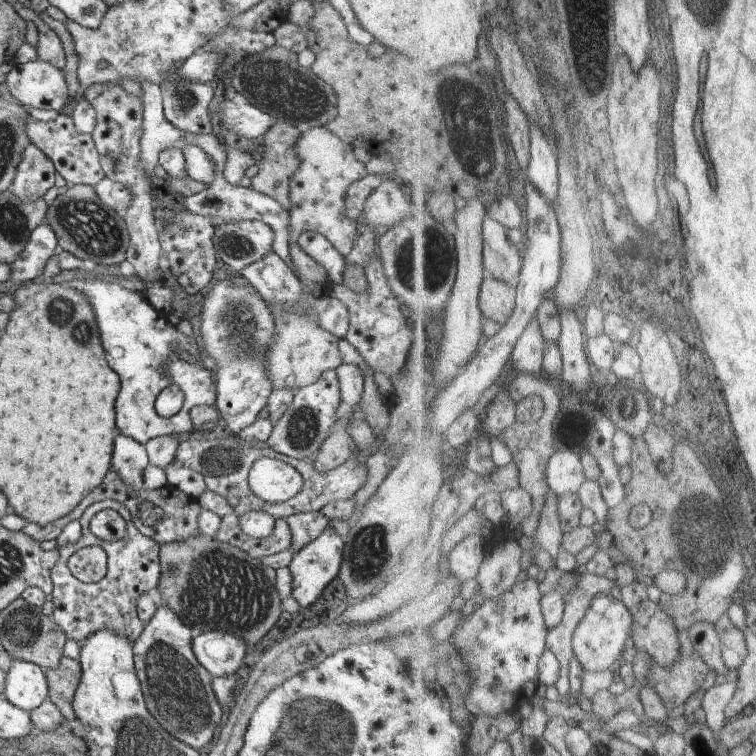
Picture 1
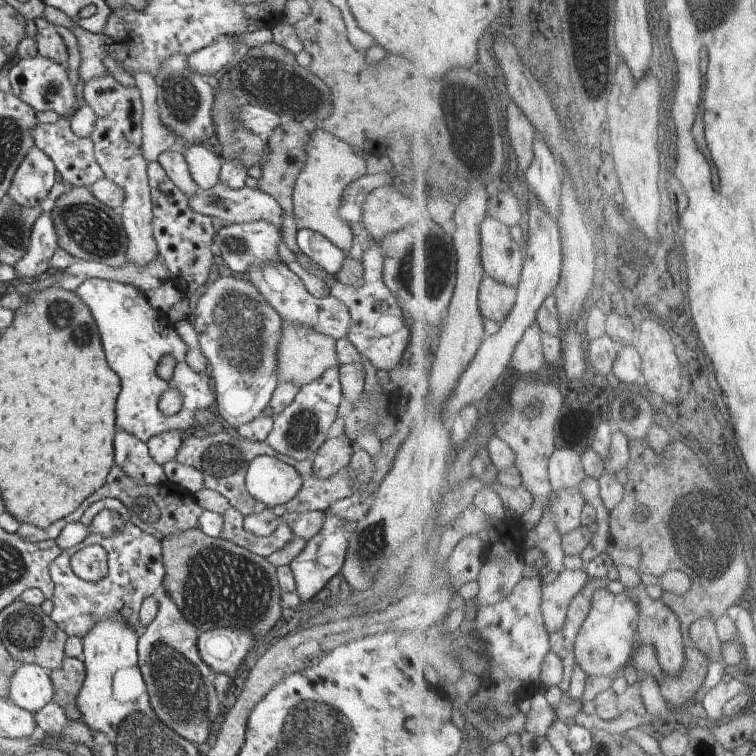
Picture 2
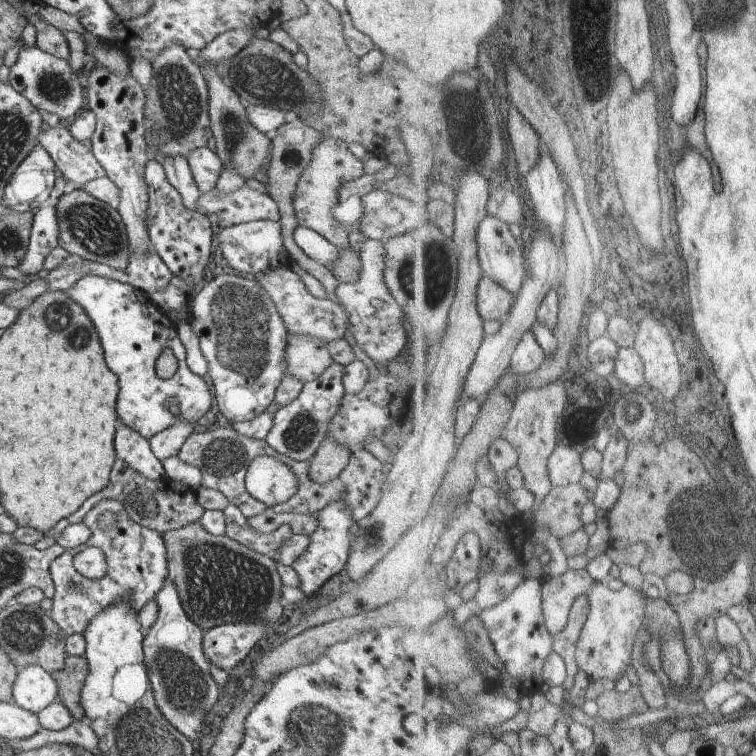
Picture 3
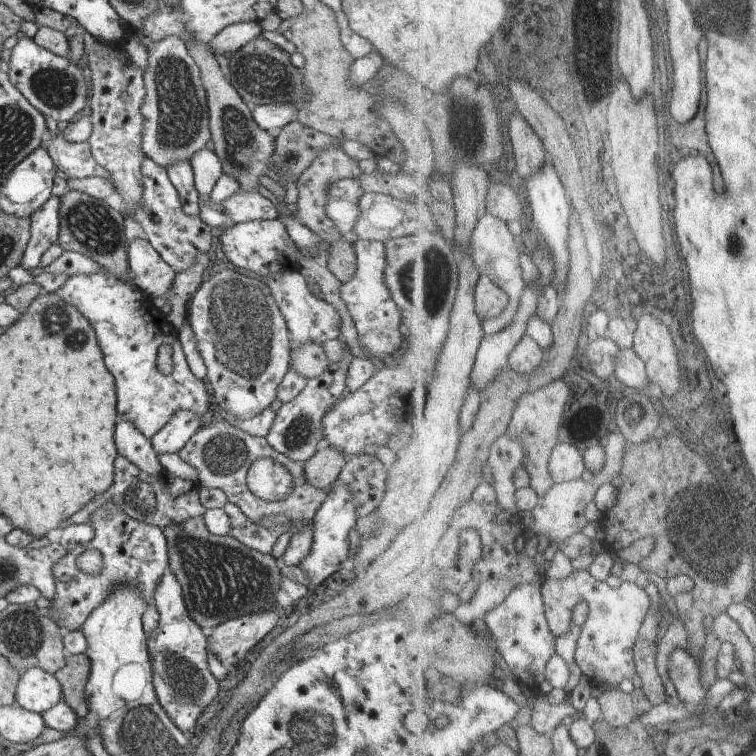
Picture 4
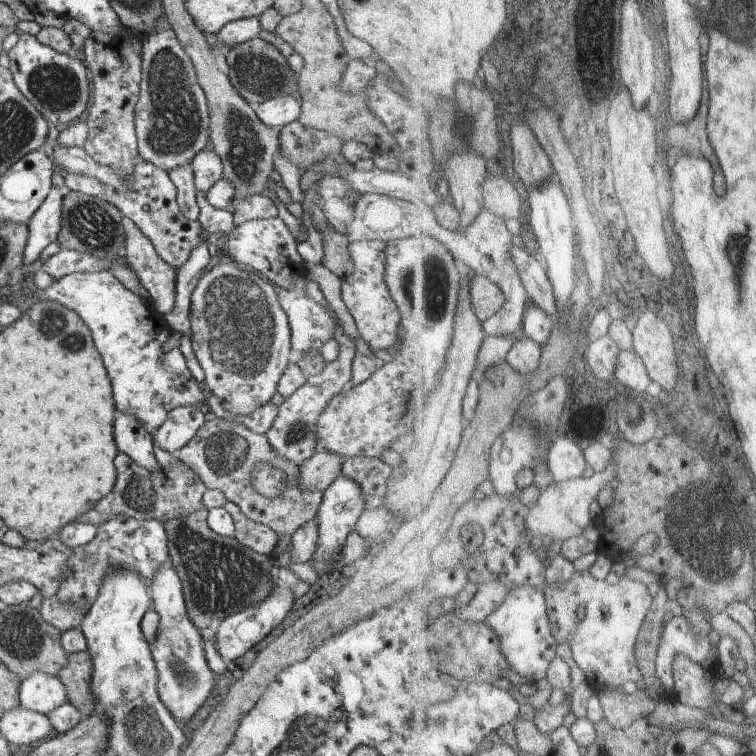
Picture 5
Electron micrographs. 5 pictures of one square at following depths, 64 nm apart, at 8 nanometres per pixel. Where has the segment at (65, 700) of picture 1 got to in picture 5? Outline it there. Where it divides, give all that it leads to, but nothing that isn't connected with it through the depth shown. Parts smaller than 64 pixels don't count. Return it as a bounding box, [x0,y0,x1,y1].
[57,650,96,718]

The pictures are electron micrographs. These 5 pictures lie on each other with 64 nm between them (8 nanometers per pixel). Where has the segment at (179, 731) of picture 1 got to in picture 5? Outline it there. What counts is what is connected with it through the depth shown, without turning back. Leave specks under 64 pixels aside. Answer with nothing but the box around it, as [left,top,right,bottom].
[149,564,217,726]

